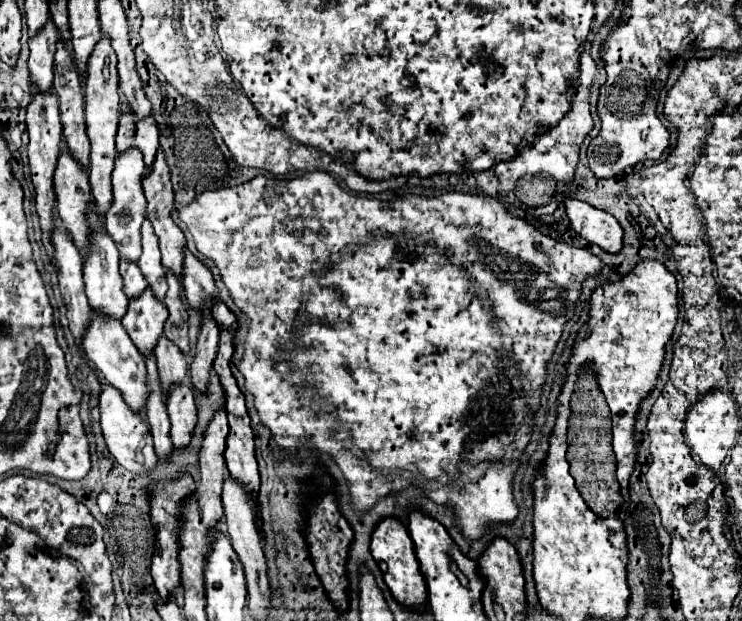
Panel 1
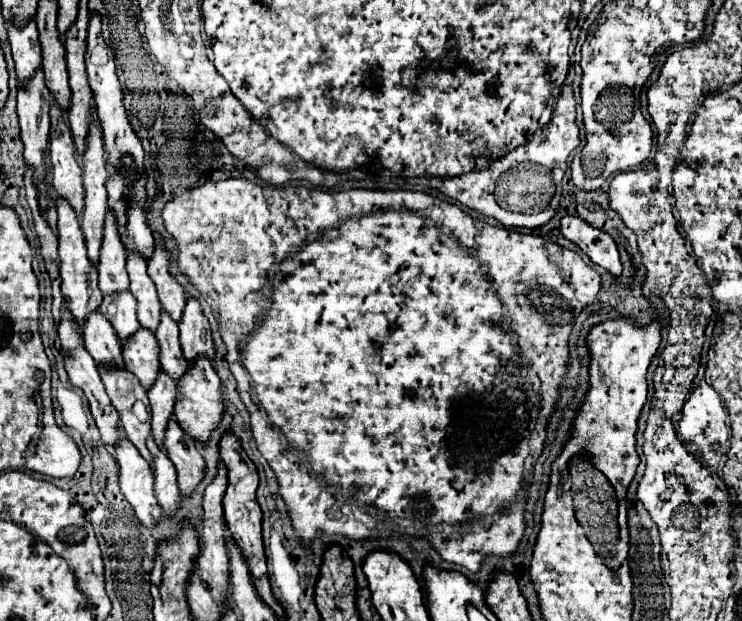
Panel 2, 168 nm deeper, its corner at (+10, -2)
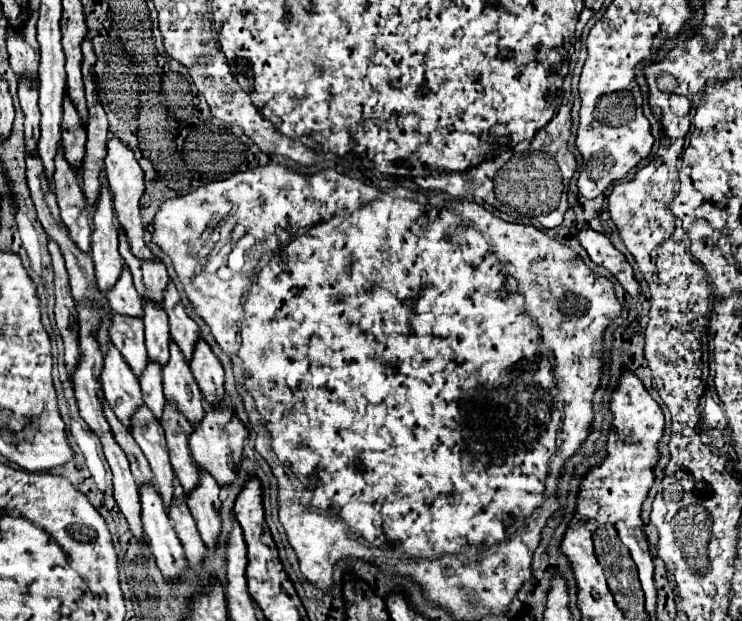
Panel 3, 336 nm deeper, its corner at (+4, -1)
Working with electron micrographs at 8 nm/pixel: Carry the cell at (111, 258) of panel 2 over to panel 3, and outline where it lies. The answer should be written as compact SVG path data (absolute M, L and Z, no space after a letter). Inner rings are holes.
M122 268L122 276L106 292L106 298L114 312L122 312L126 316L142 316L142 298L138 296L138 292L134 288L128 268Z

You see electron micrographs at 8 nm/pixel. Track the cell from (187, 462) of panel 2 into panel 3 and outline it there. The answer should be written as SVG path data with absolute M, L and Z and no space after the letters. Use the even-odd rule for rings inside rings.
M198 468L198 476L200 476L198 486L186 496L186 504L198 524L198 532L204 544L210 550L214 550L216 538L220 534L220 516L218 516L220 486L210 472L202 472Z

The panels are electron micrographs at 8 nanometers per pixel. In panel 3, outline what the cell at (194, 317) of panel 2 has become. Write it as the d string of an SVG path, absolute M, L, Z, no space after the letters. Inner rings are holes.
M200 336L194 346L194 356L190 360L190 370L202 388L208 402L220 402L224 396L224 368L214 356L210 344Z

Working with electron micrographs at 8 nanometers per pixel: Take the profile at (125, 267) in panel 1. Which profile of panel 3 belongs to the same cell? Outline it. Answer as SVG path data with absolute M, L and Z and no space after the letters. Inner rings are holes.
M112 312L112 322L108 328L112 344L122 352L130 368L136 376L142 374L142 368L146 368L146 346L142 336L142 318L134 316L122 316L118 312Z

